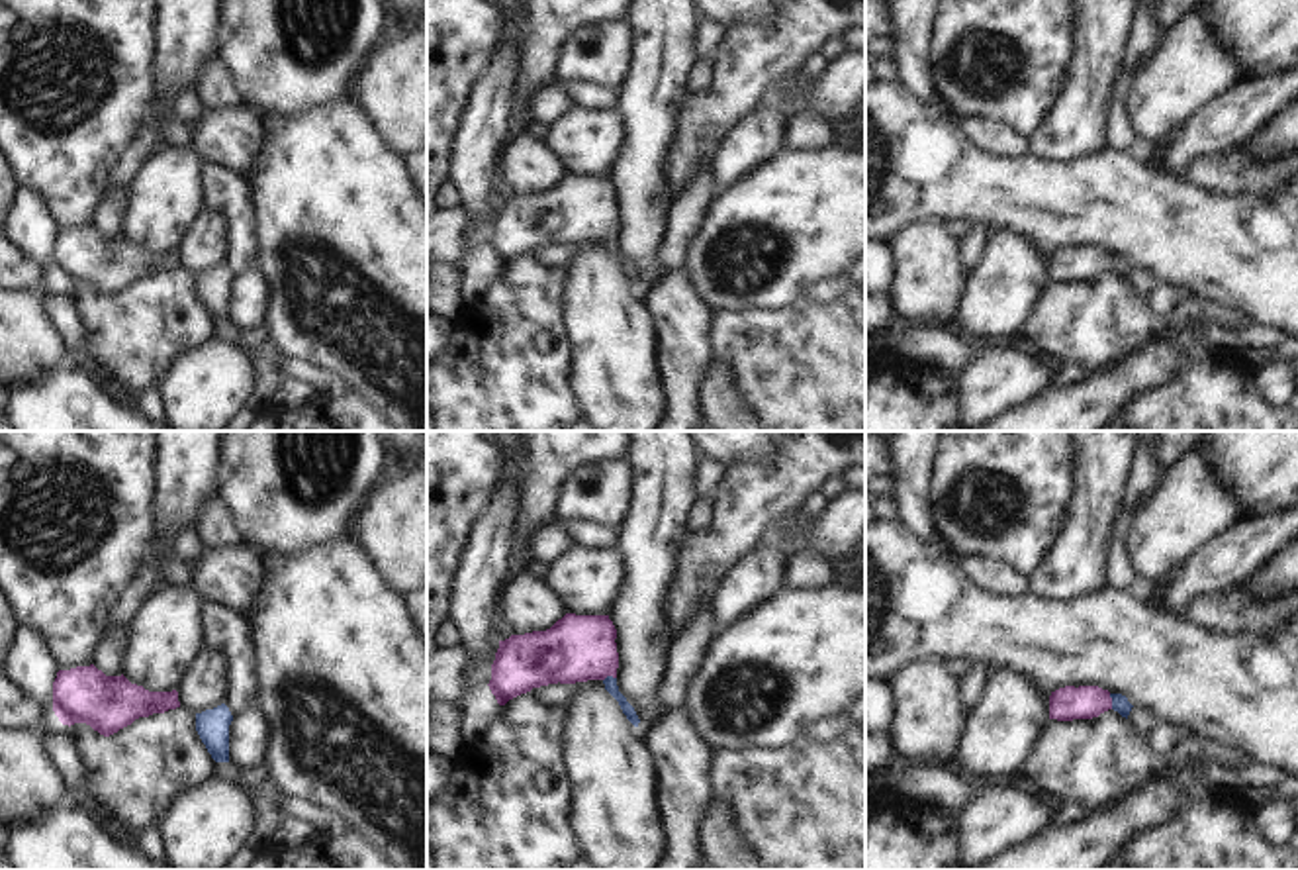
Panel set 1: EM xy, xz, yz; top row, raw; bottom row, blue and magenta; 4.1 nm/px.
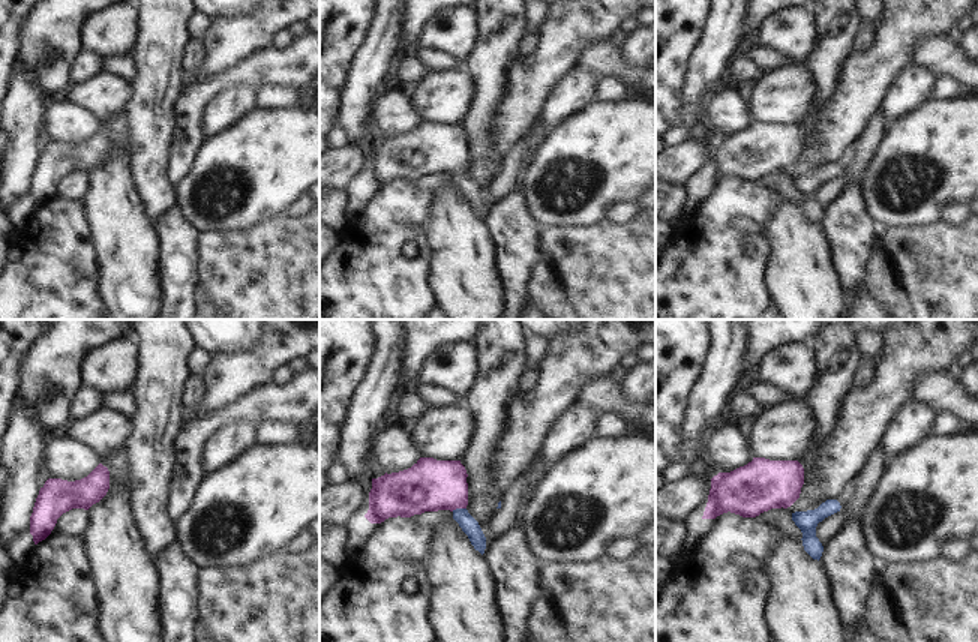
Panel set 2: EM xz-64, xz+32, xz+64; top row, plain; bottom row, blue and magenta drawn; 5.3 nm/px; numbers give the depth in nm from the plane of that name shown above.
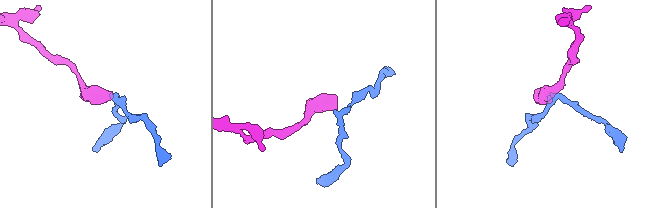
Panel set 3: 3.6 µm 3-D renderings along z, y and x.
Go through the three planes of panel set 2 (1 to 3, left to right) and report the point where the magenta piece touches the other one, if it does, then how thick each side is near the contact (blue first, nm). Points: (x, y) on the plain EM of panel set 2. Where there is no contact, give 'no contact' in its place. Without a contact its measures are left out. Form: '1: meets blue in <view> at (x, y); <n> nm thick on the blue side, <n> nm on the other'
1: no contact
2: meets blue in xz+32 at (458, 173); 90 nm thick on the blue side, 280 nm on the other
3: no contact

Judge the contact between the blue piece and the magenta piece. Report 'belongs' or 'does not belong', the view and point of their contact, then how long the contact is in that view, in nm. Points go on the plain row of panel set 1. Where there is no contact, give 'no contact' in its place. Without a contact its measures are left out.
belongs; contact yz (1112, 263); length 70 nm

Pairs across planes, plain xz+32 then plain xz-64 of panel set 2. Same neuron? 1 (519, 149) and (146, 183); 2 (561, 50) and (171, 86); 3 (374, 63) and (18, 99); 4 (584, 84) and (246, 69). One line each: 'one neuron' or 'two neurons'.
1: two neurons
2: two neurons
3: one neuron
4: two neurons

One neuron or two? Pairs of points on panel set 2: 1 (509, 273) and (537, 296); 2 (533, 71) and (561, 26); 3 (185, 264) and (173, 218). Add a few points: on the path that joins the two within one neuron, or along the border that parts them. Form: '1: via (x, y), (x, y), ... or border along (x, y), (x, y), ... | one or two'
1: border along (539, 257), (525, 284), (527, 299) | two
2: via (543, 60), (561, 42), (561, 36) | one
3: via (179, 252), (179, 243), (173, 230) | one

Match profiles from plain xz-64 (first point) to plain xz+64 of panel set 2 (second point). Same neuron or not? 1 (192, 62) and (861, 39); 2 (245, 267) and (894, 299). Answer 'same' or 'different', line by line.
1: same
2: different

